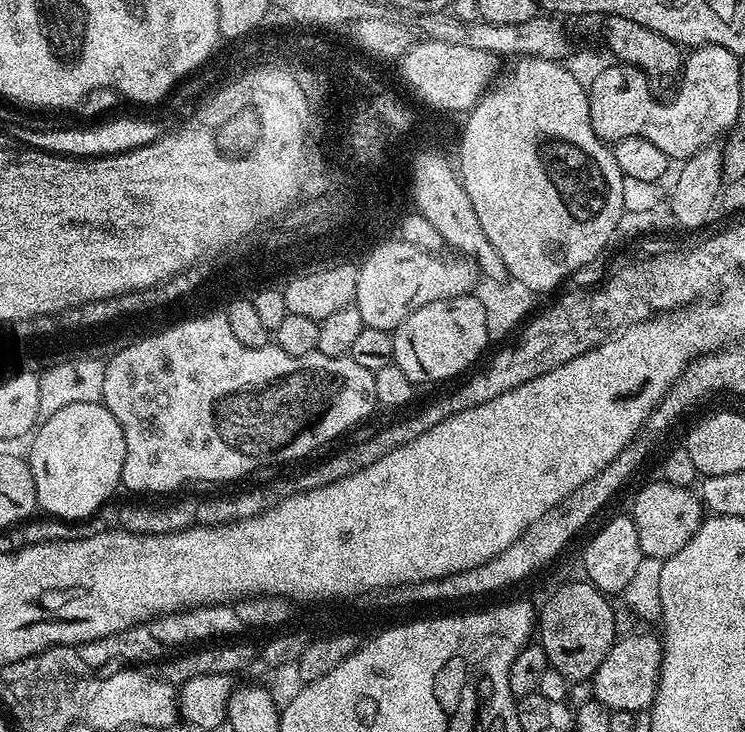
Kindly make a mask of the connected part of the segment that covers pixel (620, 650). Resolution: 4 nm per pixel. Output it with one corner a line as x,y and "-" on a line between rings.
644,632
641,636
617,639
606,654
602,666
591,679
592,694
596,701
605,704
612,712
628,711
635,714
651,709
660,681
660,653
662,640
659,635

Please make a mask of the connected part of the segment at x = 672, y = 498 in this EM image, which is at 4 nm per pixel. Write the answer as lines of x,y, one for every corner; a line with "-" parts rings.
658,482
646,485
633,498
630,515
638,530
641,553
665,561
669,556
678,554
686,542
690,542
690,538
700,529
700,523
706,519
706,508
693,489

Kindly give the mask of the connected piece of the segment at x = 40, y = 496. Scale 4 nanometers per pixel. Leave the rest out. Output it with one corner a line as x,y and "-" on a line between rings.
92,400
63,406
35,429
31,440
32,453
27,453
26,459
34,474
36,503
41,509
45,508
43,511
49,517
59,517
67,522
83,521
99,513
105,507
103,504
107,502
108,495
116,487
121,487
120,471
126,462
126,438
122,434
122,426
118,426
118,418
114,418
103,403

